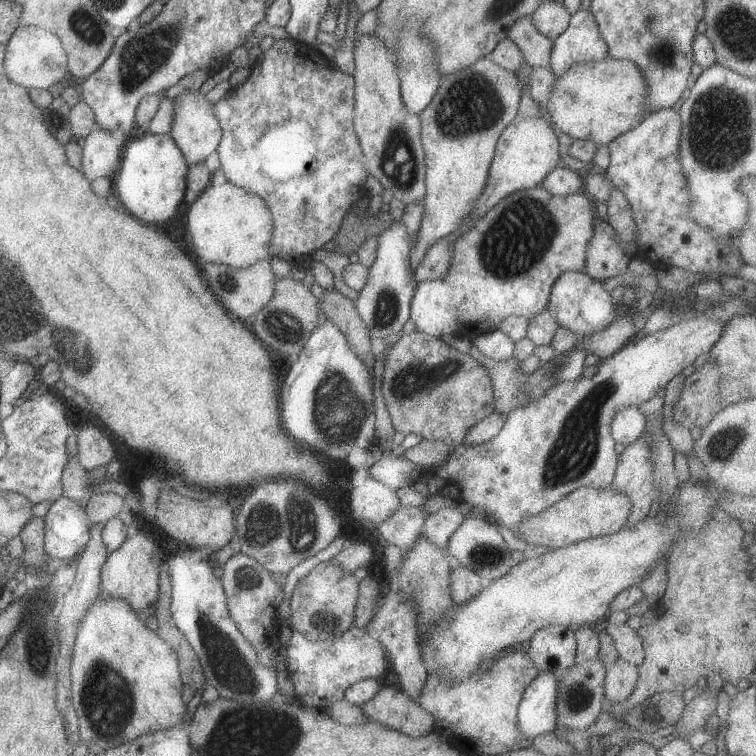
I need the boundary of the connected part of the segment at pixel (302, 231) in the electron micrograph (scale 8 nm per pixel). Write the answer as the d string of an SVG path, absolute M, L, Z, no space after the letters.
M285 39L275 40L272 47L264 51L264 58L261 64L251 67L251 74L244 84L240 84L232 90L228 91L218 102L214 102L212 110L214 116L218 118L222 127L222 140L218 145L217 152L220 159L220 167L224 172L227 180L232 184L244 188L248 192L258 194L268 210L272 212L272 220L274 220L274 232L272 232L272 240L270 240L270 248L272 248L272 259L282 258L284 262L291 262L293 266L308 265L313 253L322 248L330 240L340 238L338 228L340 228L344 214L350 210L350 206L355 204L363 195L366 194L365 185L367 184L369 172L365 164L366 156L360 146L360 140L356 134L354 115L355 115L355 78L344 74L339 68L336 68L331 60L326 60L322 54L312 56L312 47L298 44L296 40Z

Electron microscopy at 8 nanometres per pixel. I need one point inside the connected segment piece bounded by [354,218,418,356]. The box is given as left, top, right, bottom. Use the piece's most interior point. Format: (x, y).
(384, 305)

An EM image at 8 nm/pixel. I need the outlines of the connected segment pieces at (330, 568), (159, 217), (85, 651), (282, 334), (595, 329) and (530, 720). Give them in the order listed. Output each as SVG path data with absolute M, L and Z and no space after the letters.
M334 558L316 565L308 575L298 579L290 598L288 624L293 632L304 634L312 642L336 640L346 630L356 627L355 612L359 582L352 572L332 562Z
M170 134L135 135L123 150L120 170L114 176L114 188L134 216L150 224L164 224L178 214L186 198L188 173L188 160Z
M98 597L86 610L76 632L70 678L80 740L96 755L186 720L188 706L182 699L175 650L138 618L126 600Z
M292 275L284 278L275 276L274 296L260 312L256 314L256 322L252 330L266 342L270 348L278 350L282 356L299 354L306 342L310 340L316 328L318 328L318 312L320 301L314 296L312 290L306 287L302 281L295 280Z
M568 271L554 283L547 308L559 325L572 330L574 334L594 336L622 314L623 310L617 307L610 294L603 282L590 278L585 271Z
M539 672L538 676L528 684L518 707L518 728L524 738L533 740L545 732L556 730L556 698L558 698L558 674L552 672Z

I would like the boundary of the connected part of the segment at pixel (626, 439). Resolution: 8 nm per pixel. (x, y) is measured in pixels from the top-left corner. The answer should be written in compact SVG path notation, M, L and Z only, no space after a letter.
M636 406L620 408L612 420L612 438L625 447L636 442L646 428L646 416Z

